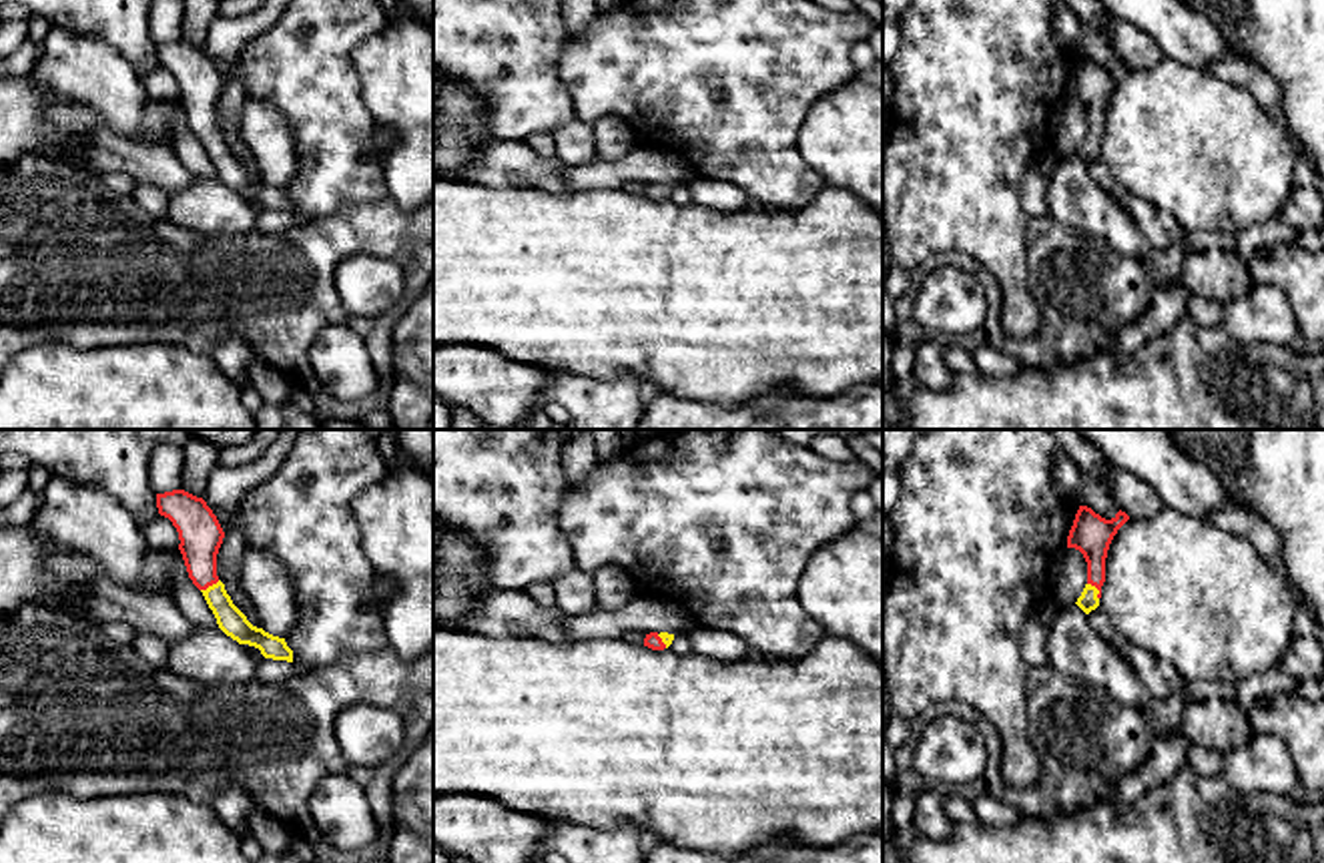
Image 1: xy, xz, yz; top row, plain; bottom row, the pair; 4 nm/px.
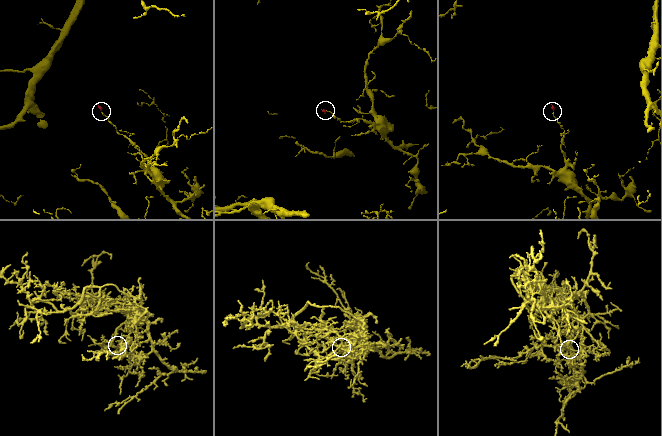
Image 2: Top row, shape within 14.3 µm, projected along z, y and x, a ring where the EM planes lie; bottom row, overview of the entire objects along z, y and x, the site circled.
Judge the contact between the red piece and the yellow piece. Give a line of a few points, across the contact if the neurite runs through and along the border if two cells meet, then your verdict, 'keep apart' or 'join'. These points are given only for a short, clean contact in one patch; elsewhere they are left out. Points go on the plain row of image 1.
keep apart

